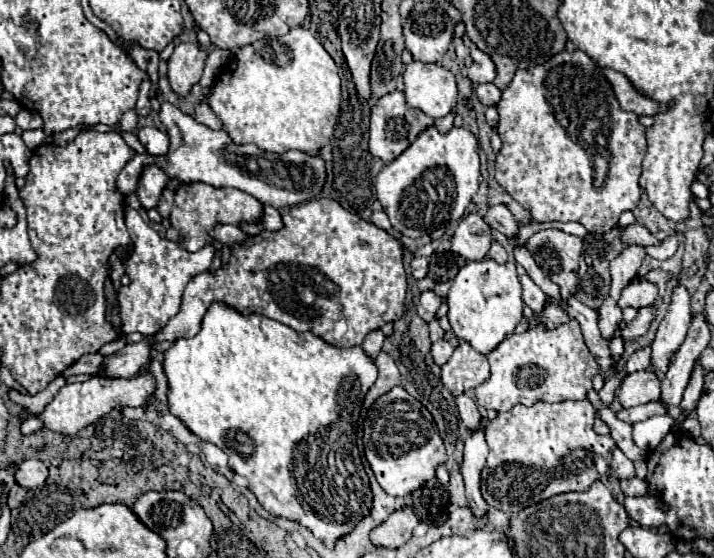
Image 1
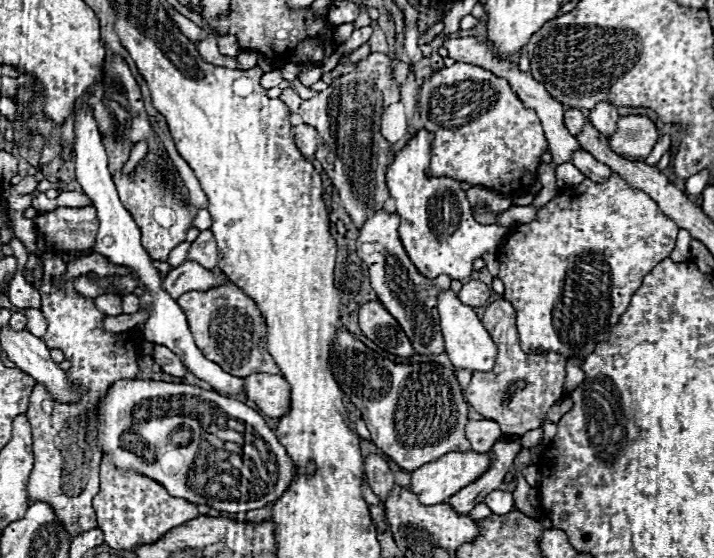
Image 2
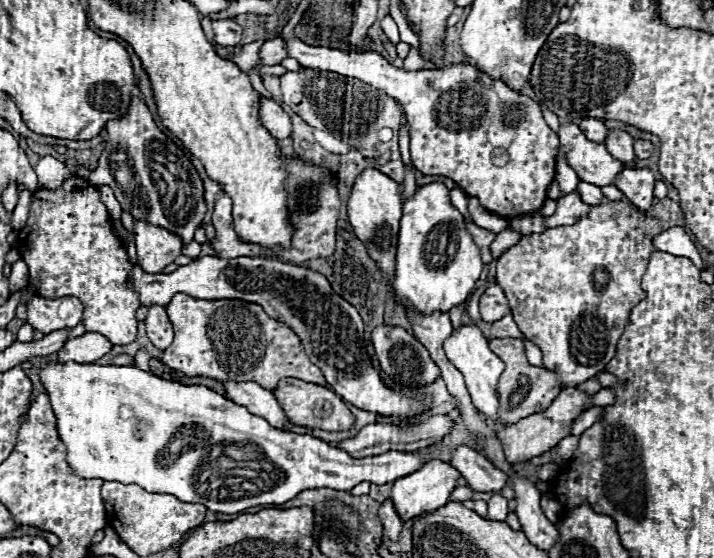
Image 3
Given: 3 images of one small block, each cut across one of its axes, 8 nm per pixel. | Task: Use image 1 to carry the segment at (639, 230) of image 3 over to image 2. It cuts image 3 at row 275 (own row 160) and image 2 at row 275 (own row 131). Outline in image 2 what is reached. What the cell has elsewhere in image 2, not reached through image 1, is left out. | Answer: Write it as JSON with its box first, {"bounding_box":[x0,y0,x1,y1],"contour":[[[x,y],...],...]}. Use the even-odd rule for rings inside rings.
{"bounding_box":[498,174,678,358],"contour":[[[612,174],[610,180],[598,184],[584,178],[578,186],[564,188],[536,218],[512,230],[508,242],[498,248],[500,272],[504,282],[504,300],[516,308],[516,324],[520,346],[524,352],[550,350],[562,356],[586,358],[598,342],[608,338],[610,328],[626,312],[632,294],[640,288],[642,278],[664,258],[670,256],[676,244],[678,226],[670,220],[642,190],[630,188],[628,182]]]}

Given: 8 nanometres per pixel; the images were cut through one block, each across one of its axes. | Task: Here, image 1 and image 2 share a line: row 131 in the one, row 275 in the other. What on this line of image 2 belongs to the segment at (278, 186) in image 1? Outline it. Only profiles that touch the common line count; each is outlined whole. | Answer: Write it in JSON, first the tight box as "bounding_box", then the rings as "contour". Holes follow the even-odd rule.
{"bounding_box":[162,262,226,300],"contour":[[[184,262],[178,268],[172,268],[164,282],[162,288],[174,298],[178,300],[184,292],[190,290],[208,290],[212,286],[216,286],[226,282],[226,276],[222,272],[214,272],[214,270],[206,270],[196,262]]]}

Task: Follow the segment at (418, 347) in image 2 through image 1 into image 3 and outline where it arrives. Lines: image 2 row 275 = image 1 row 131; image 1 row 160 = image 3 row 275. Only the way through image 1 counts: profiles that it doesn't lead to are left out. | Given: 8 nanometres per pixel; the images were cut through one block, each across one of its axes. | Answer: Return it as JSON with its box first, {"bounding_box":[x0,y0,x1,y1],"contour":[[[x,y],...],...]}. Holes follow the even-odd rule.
{"bounding_box":[348,168,402,282],"contour":[[[366,168],[356,178],[352,192],[350,192],[350,198],[348,198],[348,220],[350,220],[356,236],[366,244],[368,254],[382,268],[386,282],[394,274],[398,224],[402,218],[402,198],[398,194],[398,188],[400,188],[400,184],[390,180],[390,176],[378,172],[376,168]]]}

